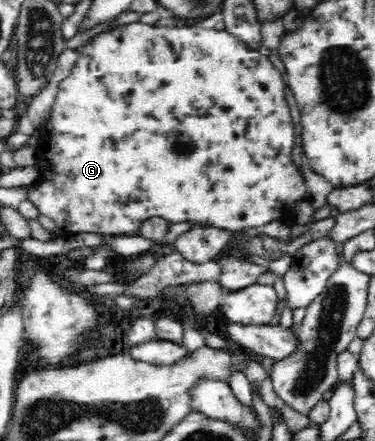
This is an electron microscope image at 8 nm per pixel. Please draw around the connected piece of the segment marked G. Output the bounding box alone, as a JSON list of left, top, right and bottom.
[24,22,306,236]

